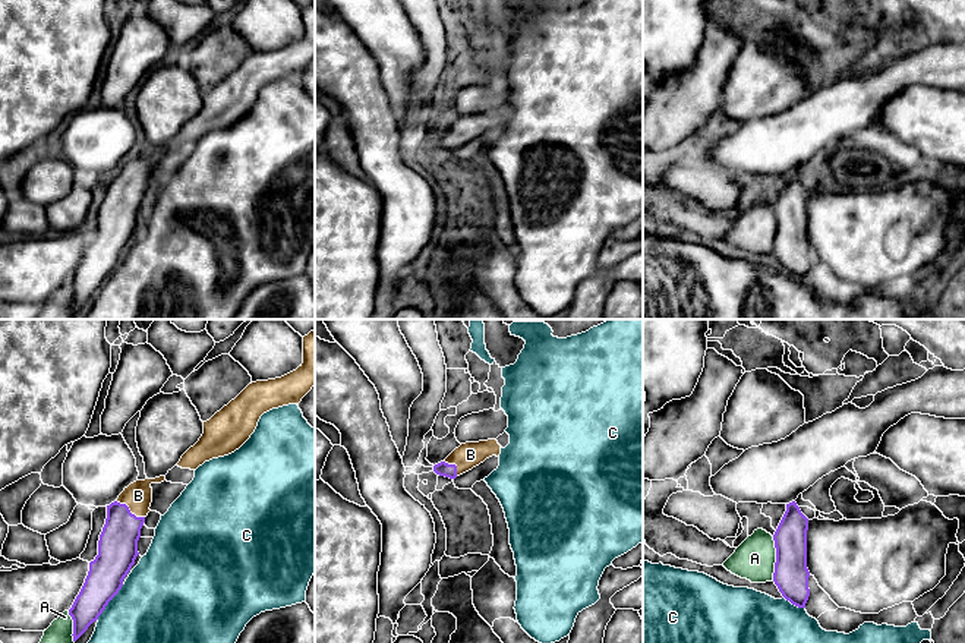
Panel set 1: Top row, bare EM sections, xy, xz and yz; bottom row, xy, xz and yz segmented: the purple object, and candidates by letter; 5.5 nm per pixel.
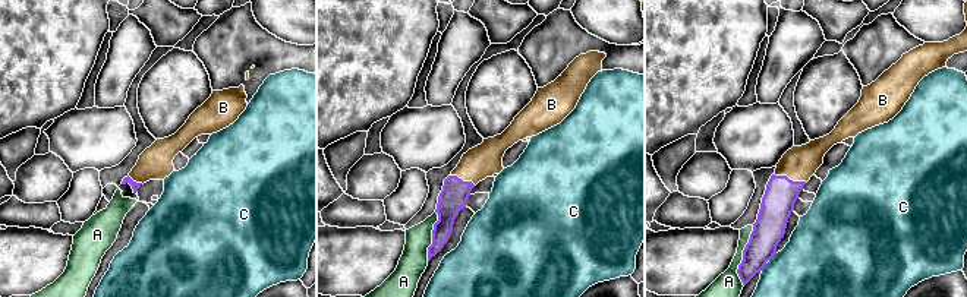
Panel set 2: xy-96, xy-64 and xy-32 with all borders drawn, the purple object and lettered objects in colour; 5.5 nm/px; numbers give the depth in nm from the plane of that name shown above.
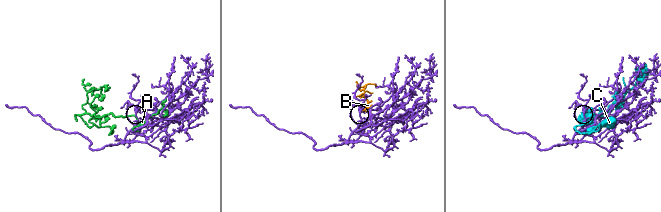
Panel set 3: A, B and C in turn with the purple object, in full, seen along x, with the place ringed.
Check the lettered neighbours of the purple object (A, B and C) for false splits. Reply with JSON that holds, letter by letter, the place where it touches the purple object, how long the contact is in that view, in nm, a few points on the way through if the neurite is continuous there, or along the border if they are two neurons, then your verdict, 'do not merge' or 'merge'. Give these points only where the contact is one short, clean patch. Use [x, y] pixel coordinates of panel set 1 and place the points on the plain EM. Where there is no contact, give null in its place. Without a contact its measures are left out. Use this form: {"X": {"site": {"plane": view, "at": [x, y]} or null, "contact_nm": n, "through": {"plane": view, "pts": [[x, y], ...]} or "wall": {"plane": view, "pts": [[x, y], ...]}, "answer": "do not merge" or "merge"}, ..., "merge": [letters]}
{"A": {"site": {"plane": "yz", "at": [776, 230]}, "contact_nm": 240, "answer": "do not merge"}, "B": {"site": {"plane": "xy", "at": [129, 182]}, "contact_nm": 190, "through": {"plane": "xy", "pts": [[117, 220], [122, 198], [129, 182], [138, 167]]}, "answer": "merge"}, "C": {"site": {"plane": "xy", "at": [109, 273]}, "contact_nm": 240, "answer": "do not merge"}, "merge": ["B"]}

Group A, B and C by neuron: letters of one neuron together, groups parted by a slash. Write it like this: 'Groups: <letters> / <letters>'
Groups: A / B / C

